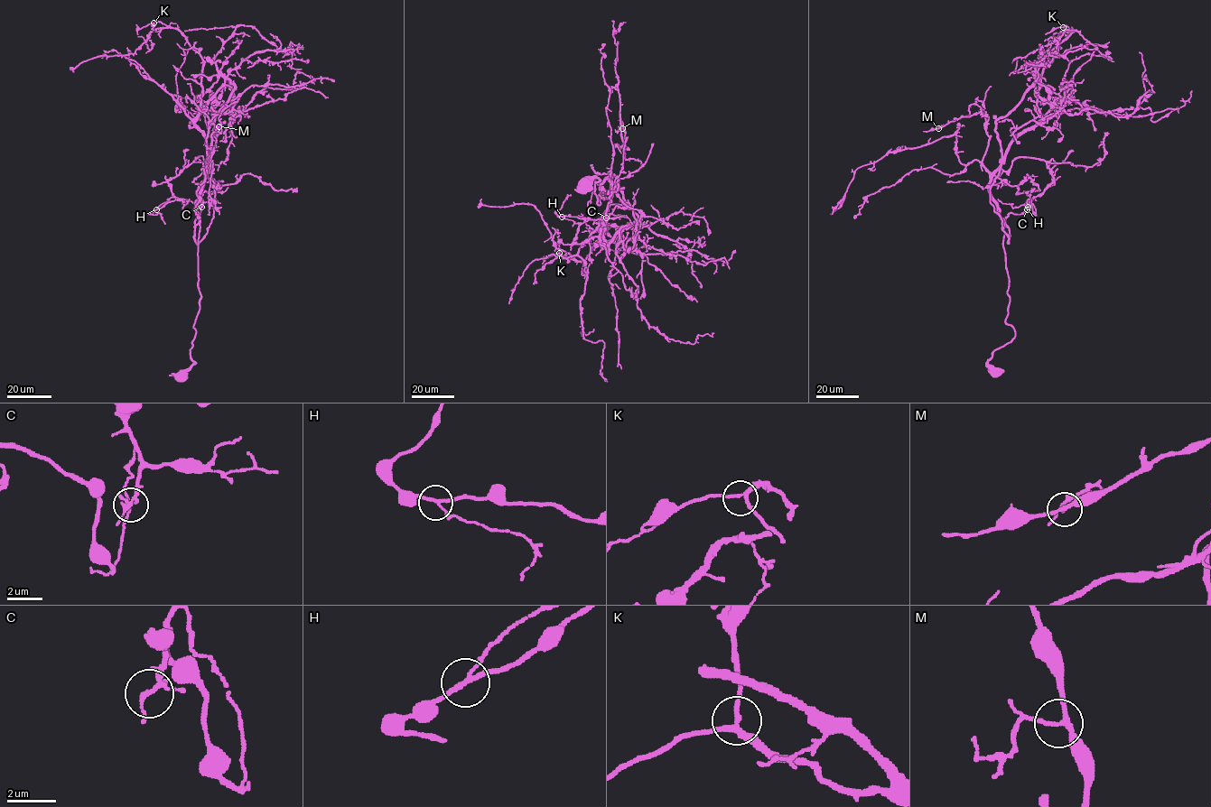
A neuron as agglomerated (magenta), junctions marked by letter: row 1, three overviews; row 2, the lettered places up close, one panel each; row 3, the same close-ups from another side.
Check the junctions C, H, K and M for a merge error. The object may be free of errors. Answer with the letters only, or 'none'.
none

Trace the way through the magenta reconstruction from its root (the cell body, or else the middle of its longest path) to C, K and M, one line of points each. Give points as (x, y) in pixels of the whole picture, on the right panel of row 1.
C: (993, 373), (988, 360), (1014, 329), (1005, 322), (1003, 224), (992, 177), (1025, 191), (1028, 207)
K: (993, 373), (988, 360), (1014, 329), (989, 185), (1008, 145), (1041, 118), (1044, 58), (1070, 34), (1063, 27)
M: (993, 373), (988, 360), (1014, 329), (1003, 224), (982, 162), (988, 116), (972, 104), (938, 128)

